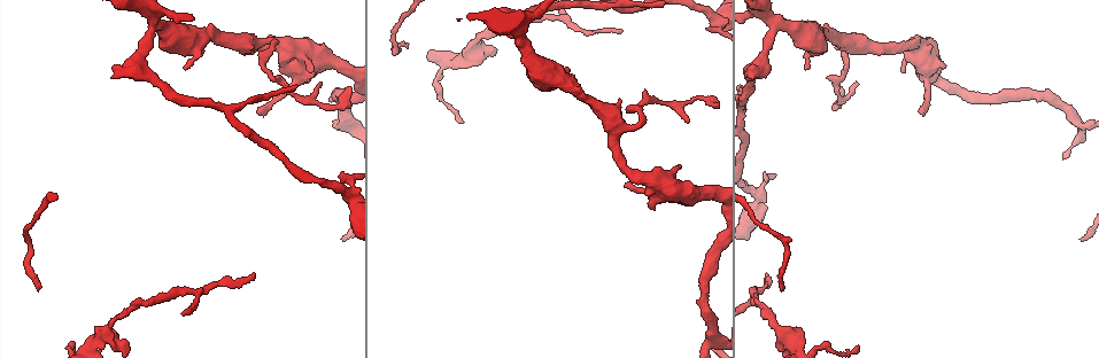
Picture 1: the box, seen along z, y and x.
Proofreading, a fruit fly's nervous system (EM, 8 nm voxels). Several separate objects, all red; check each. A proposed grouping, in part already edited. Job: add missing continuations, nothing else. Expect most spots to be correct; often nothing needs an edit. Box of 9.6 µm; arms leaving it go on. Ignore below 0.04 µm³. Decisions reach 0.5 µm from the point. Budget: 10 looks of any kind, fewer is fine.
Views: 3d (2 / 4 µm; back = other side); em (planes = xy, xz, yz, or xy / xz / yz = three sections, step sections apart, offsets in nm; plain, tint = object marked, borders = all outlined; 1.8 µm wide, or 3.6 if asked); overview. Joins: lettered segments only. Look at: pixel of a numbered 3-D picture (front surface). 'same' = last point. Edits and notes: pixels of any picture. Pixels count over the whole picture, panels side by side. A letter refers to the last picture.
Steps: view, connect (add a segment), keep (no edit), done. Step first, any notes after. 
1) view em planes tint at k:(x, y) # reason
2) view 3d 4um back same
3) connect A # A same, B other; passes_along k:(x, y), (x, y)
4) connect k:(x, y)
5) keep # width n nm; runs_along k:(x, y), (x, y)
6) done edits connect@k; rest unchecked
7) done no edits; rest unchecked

view em yz step 16 tint at 1:(786, 336) # calibre changes

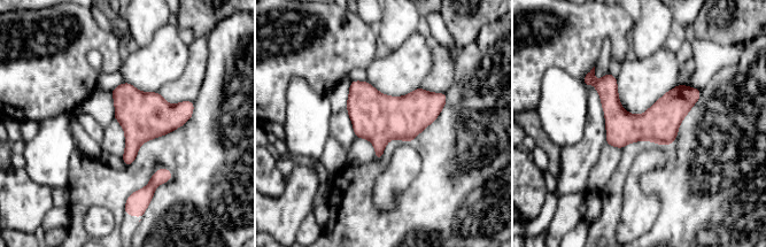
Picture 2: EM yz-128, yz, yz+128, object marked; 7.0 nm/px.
view em planes tint same

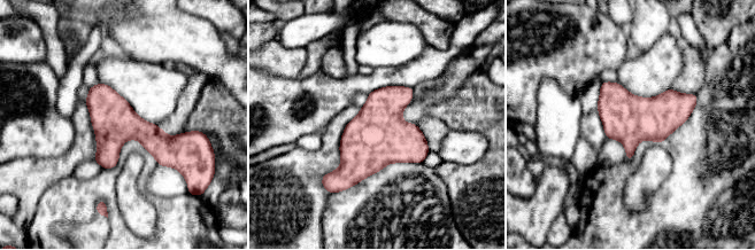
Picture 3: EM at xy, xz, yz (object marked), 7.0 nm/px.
view em planes borders same

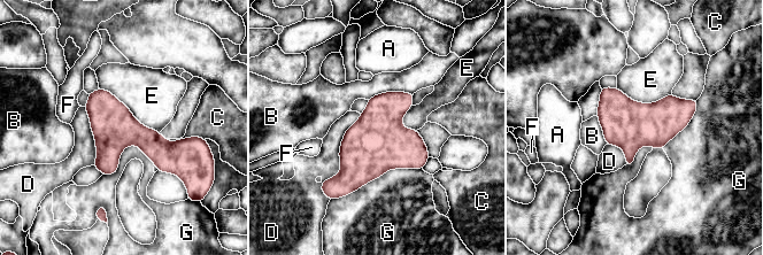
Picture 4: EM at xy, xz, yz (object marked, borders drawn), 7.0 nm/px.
keep # width 300 nm; A other, B other, C other, D other, E other, F other, G other; border 4:(361, 114), (321, 184); none of them fits

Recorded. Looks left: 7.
view 3d 4um at 1:(858, 348) # an open end

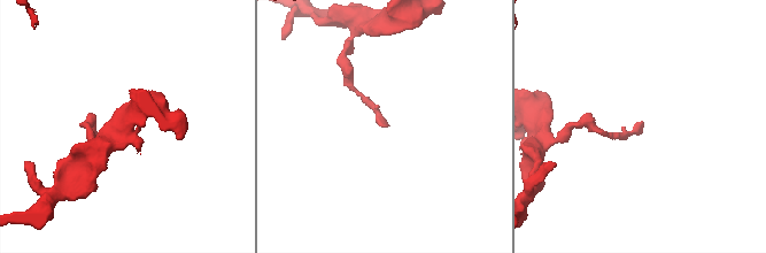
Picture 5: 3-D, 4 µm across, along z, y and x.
view em planes borders at 5:(388, 124) # now the EM

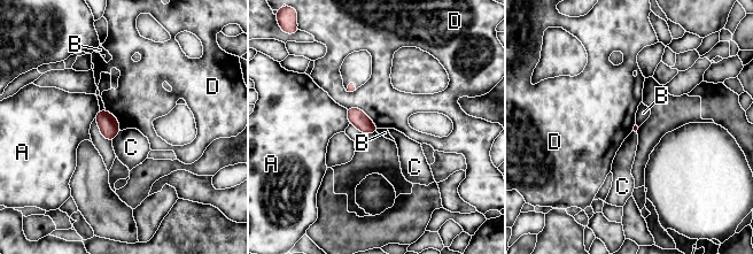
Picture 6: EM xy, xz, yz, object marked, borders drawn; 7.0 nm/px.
keep # A other, B other, C other, D other; border 6:(347, 108), (359, 108), (378, 128); none of them fits

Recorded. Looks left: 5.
view 3d 2um at 1:(621, 29) # branch stops here

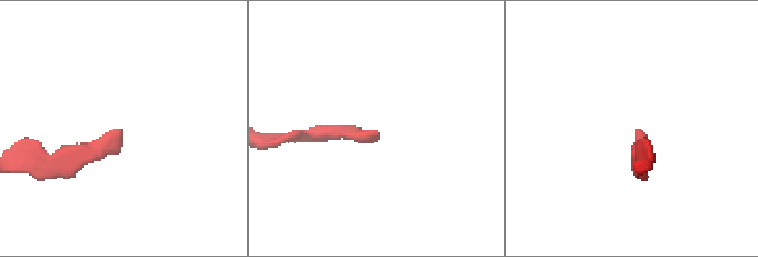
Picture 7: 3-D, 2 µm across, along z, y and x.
view em xy step 16 tint at 7:(375, 130) # need the tissue

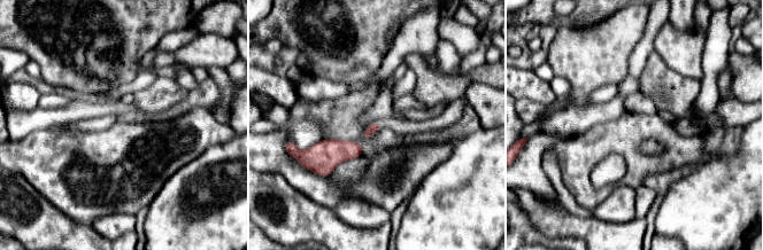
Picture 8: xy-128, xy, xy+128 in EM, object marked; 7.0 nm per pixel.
view em yz step 8 borders same

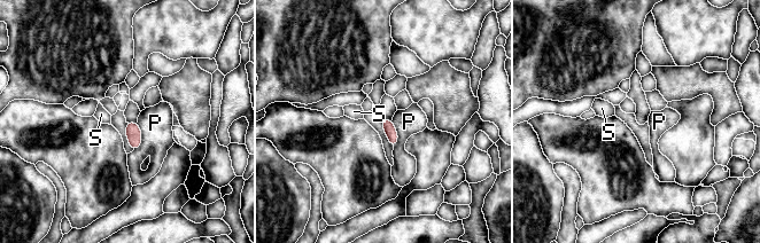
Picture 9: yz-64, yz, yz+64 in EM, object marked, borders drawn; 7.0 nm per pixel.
keep # P other, S other; no lettered segment goes on from it

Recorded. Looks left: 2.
view em planes borders at 1:(945, 68) # branch stops here

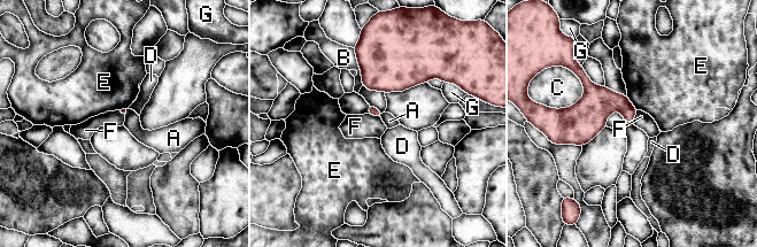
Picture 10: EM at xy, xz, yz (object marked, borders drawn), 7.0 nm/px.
keep # A other, B other, C other, D other, E other, F other, G other; border 10:(368, 113), (380, 118); none of them fits

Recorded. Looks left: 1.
done no edits; rest unchecked

